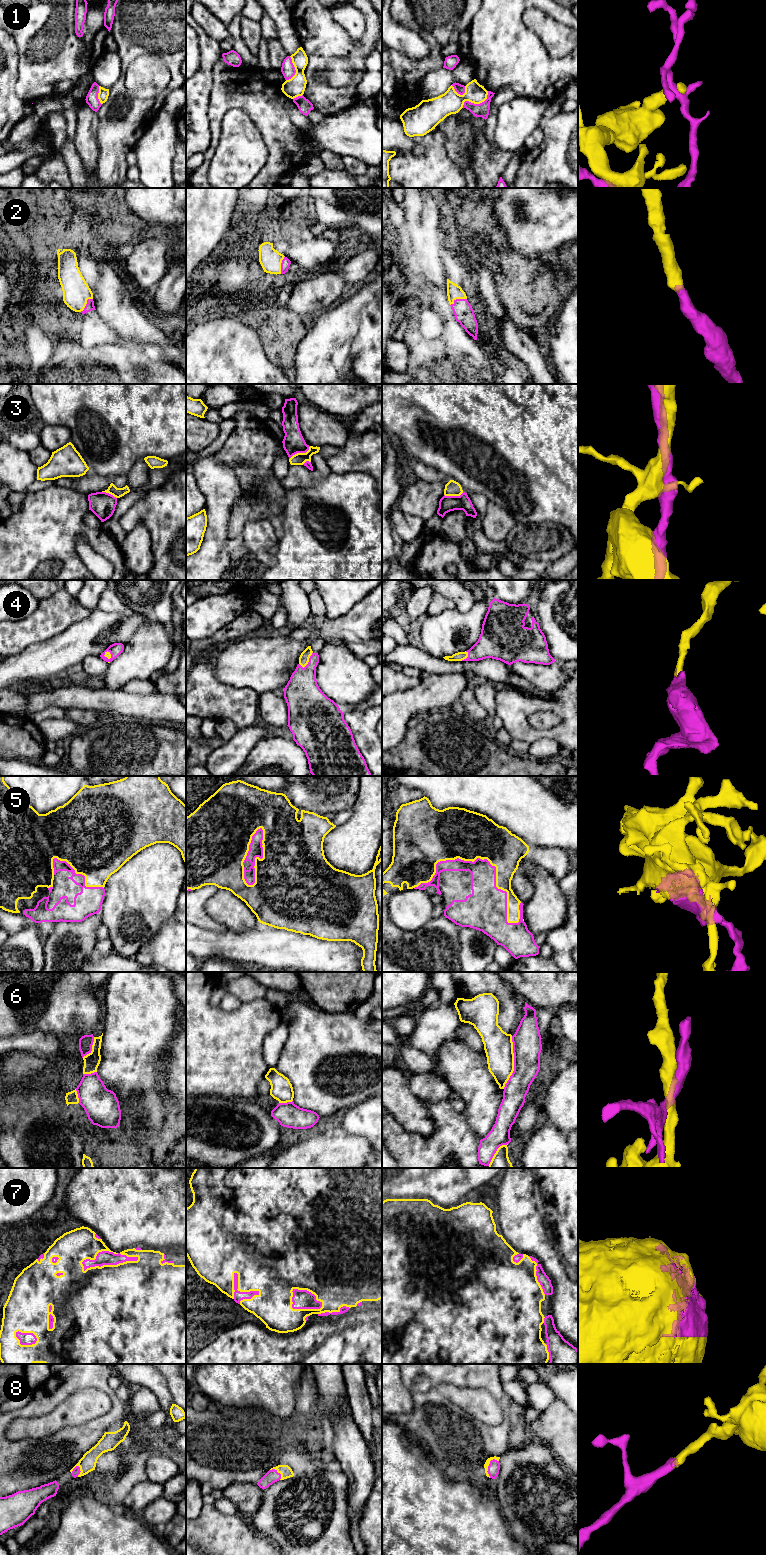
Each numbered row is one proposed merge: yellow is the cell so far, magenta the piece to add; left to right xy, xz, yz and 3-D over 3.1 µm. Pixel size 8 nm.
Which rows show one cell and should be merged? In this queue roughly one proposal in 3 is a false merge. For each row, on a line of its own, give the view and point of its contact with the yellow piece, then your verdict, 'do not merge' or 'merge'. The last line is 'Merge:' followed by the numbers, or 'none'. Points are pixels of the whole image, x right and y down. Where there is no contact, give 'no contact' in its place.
1: contact yz (476, 103); do not merge
2: contact yz (458, 298); merge
3: contact xz (300, 453); do not merge
4: contact xz (308, 660); merge
5: contact yz (486, 858); merge
6: contact yz (513, 1062); do not merge
7: contact xy (108, 1250); merge
8: contact yz (487, 1467); merge
Merge: 2, 4, 5, 7, 8

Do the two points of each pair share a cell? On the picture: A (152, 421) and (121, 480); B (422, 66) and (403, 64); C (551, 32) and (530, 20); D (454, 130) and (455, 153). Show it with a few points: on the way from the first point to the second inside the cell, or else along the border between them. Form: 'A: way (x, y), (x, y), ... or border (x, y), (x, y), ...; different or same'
A: border (126, 474), (117, 474), (111, 478); different
B: way (417, 66), (408, 66); same
C: way (546, 28), (535, 20); same
D: way (455, 136), (455, 147); same

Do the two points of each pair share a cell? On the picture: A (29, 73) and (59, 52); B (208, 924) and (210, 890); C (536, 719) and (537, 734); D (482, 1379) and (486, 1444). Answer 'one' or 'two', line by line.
A: one
B: one
C: two
D: one

